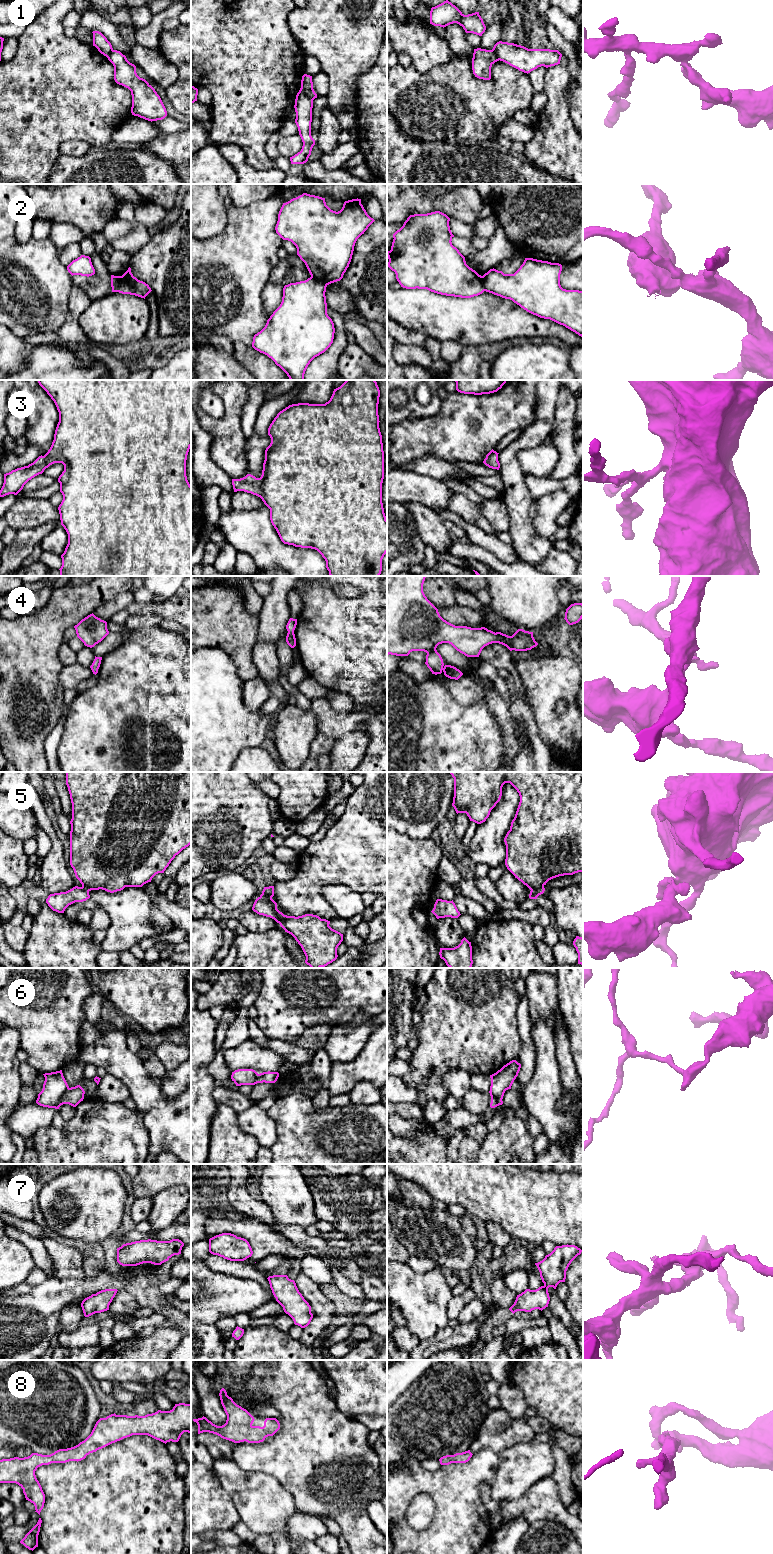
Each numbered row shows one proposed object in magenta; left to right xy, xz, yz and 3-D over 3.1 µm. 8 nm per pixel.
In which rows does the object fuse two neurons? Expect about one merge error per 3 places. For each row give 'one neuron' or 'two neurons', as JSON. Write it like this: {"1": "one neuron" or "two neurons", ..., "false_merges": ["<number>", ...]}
{"1": "two neurons", "2": "two neurons", "3": "one neuron", "4": "two neurons", "5": "two neurons", "6": "two neurons", "7": "one neuron", "8": "one neuron", "false_merges": ["1", "2", "4", "5", "6"]}

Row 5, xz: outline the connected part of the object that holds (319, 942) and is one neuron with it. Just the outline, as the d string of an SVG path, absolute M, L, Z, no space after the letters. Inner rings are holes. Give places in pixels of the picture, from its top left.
M284 915L280 926L291 934L301 946L311 968L321 968L335 961L337 948L343 941L343 934L332 929L330 921L317 915Z

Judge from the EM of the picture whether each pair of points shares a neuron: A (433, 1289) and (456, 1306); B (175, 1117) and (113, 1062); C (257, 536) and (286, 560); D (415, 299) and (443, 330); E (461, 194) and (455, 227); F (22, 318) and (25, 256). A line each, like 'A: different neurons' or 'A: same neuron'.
A: different neurons
B: same neuron
C: same neuron
D: same neuron
E: different neurons
F: same neuron

